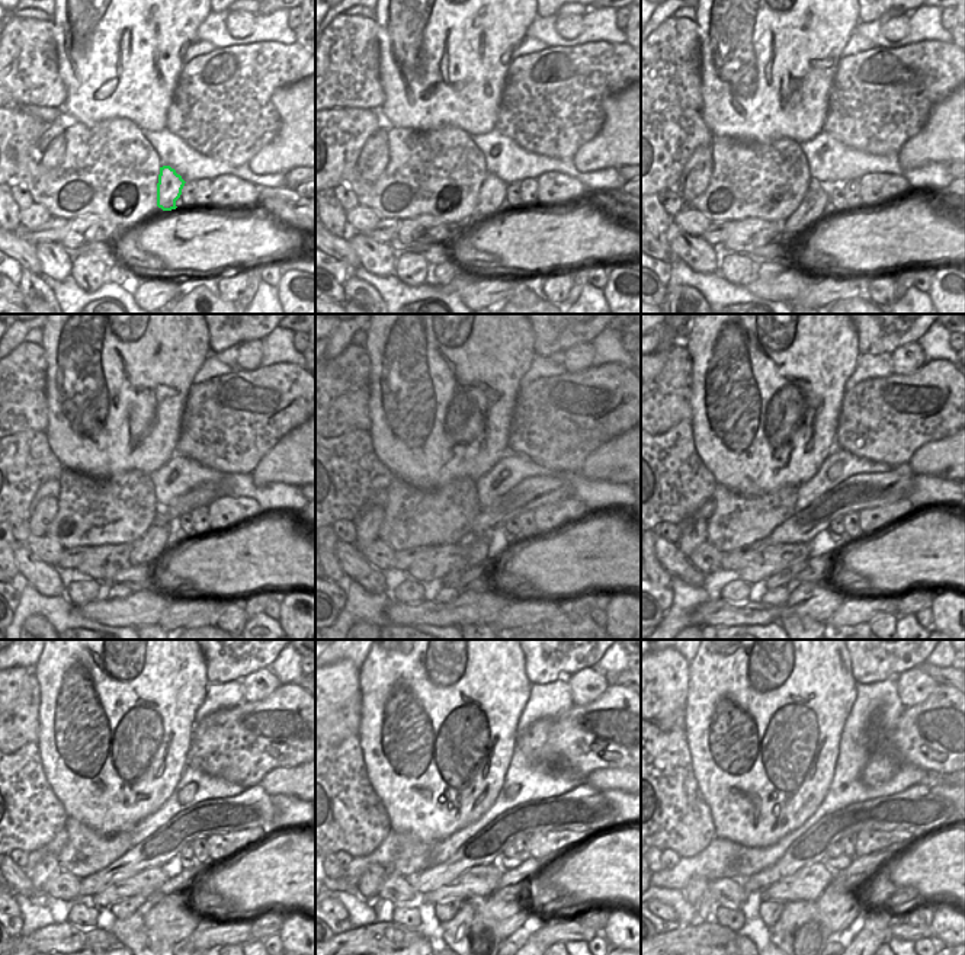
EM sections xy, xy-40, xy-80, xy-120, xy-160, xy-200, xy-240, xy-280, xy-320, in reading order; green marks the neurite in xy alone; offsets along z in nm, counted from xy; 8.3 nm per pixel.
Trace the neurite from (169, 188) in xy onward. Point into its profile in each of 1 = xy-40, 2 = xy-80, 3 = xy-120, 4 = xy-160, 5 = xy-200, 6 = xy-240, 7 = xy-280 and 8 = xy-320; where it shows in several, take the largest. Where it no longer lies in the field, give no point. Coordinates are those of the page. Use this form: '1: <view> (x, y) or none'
1: xy-40 (493, 192)
2: xy-80 (811, 208)
3: xy-120 (151, 545)
4: xy-160 (477, 547)
5: xy-200 (779, 579)
6: xy-240 (122, 909)
7: xy-280 (445, 910)
8: xy-320 (769, 910)

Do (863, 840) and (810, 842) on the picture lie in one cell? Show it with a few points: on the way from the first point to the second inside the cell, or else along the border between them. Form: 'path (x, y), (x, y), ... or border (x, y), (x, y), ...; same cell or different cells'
border (890, 830), (859, 830), (855, 833); different cells

